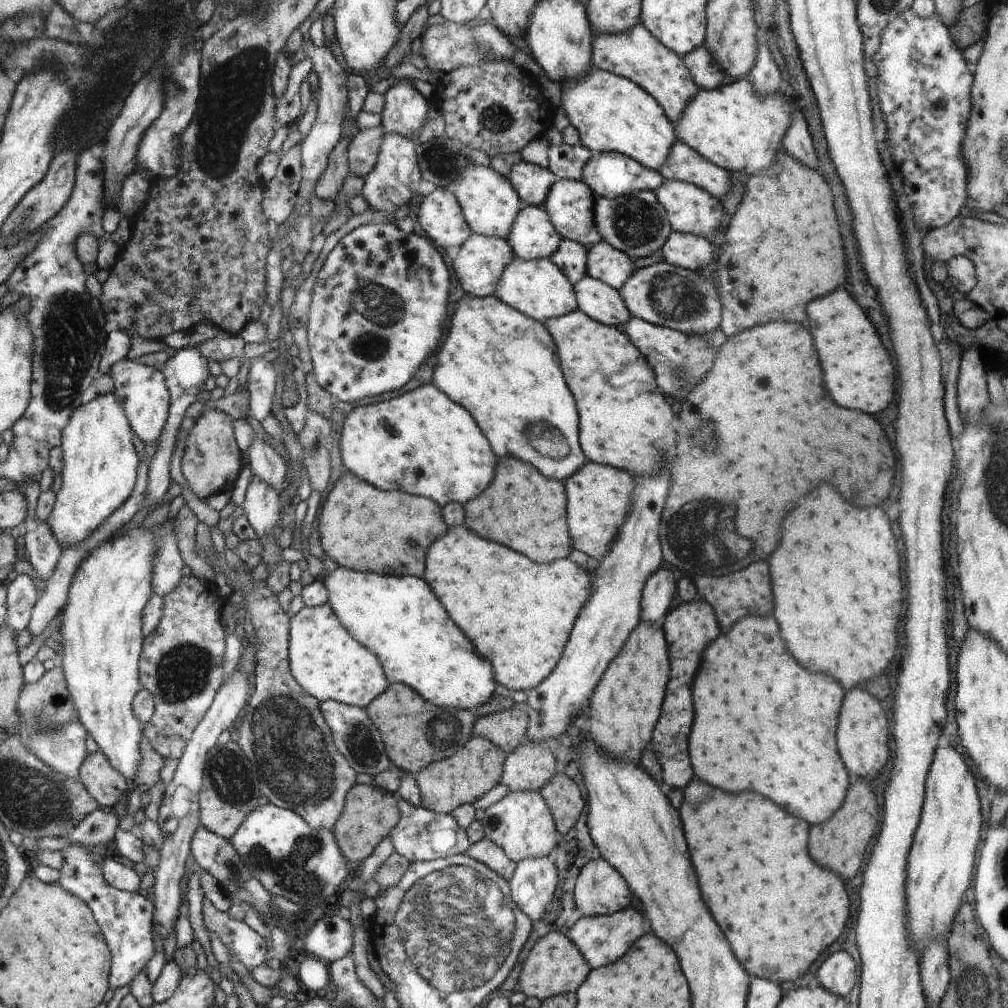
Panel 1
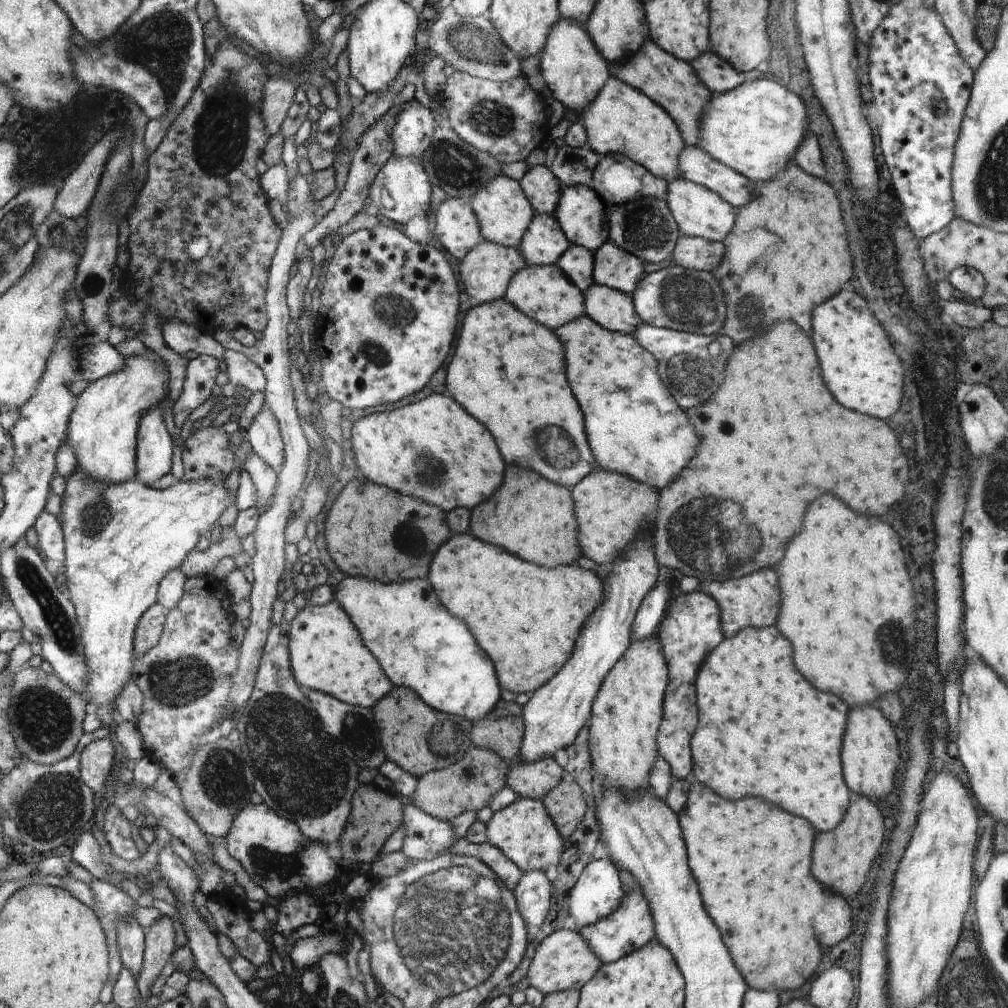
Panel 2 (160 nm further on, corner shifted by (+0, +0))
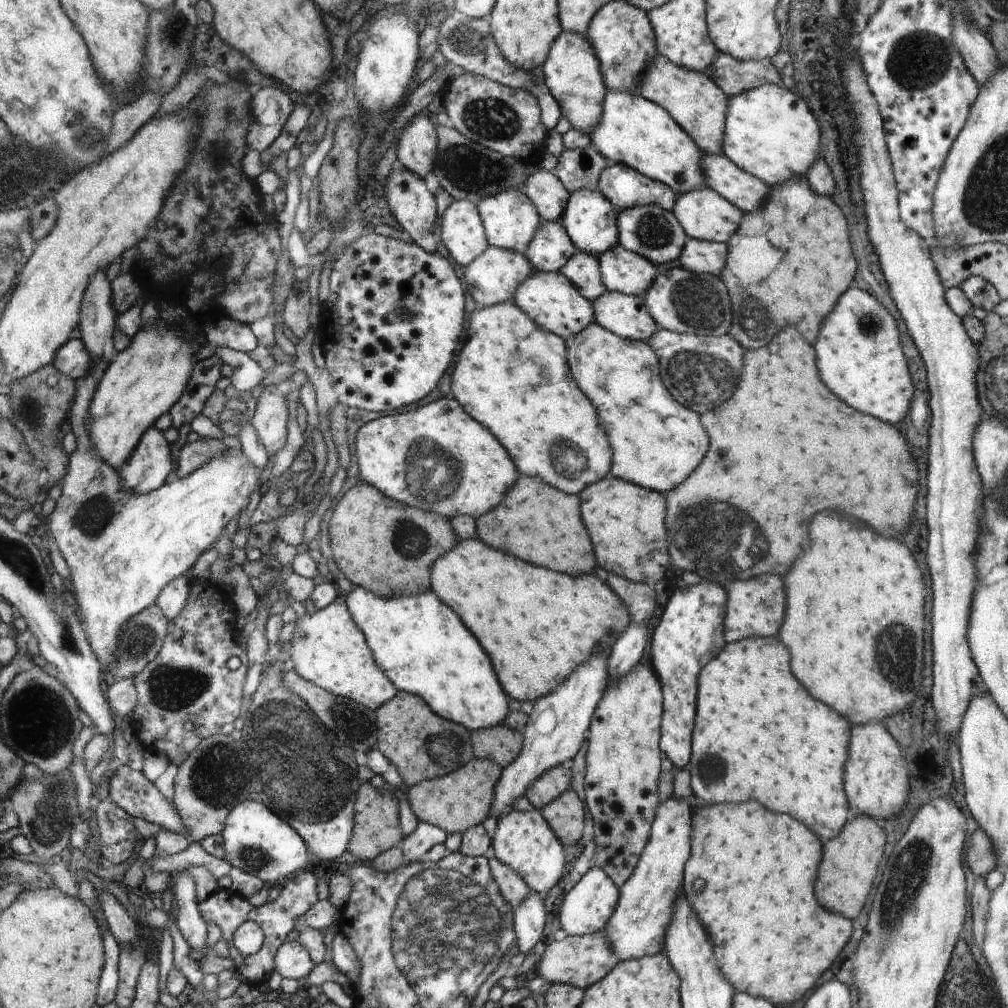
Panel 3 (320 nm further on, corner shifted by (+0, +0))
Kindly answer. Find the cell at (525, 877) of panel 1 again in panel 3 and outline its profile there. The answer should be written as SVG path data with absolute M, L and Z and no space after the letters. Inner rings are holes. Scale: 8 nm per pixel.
M531 892L513 910L513 927L516 935L515 946L528 954L542 938L546 924L546 913L538 893Z

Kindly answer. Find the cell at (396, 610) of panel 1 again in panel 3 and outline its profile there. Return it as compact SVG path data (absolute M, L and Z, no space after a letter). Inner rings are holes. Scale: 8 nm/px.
M353 586L345 602L348 610L356 614L356 622L360 622L359 629L368 634L367 643L371 647L375 661L384 666L384 674L392 678L398 691L423 698L443 719L459 723L471 732L490 729L502 724L507 718L506 694L502 692L502 686L496 680L490 658L484 654L478 640L468 632L462 620L434 591L400 598L384 598L364 587Z

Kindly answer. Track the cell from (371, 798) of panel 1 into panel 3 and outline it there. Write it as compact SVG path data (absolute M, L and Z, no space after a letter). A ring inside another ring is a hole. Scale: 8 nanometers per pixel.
M370 782L364 783L359 790L355 806L355 832L351 838L349 851L360 860L374 860L379 854L394 847L401 847L404 840L399 818L398 796L392 792L375 788Z

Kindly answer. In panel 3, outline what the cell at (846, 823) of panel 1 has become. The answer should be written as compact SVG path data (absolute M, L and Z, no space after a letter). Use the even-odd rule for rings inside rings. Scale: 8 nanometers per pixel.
M854 815L843 832L824 846L824 870L818 870L816 898L824 908L854 920L874 886L878 864L884 856L886 836L884 830L876 826L876 820L866 815Z

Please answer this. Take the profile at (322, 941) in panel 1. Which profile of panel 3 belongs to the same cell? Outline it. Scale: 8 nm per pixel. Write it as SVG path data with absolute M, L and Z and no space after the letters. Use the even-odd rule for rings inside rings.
M286 940L278 948L273 960L276 972L282 978L294 978L301 982L316 966L308 951L297 940Z

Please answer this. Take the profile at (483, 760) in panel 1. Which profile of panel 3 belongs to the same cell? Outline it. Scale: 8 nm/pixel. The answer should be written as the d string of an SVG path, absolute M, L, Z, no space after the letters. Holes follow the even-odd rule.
M474 756L467 765L455 770L454 773L448 773L443 777L431 778L427 781L419 782L418 785L411 786L406 799L418 820L437 826L448 834L454 834L454 832L464 834L466 830L474 825L482 825L483 820L491 815L491 802L494 801L495 786L501 776L502 768L493 760L486 757L477 759Z

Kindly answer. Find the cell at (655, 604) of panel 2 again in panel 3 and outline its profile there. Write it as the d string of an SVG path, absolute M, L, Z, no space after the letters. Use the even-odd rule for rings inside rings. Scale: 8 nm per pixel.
M632 623L622 637L610 646L607 658L607 675L609 682L623 679L642 658L646 648L646 627Z

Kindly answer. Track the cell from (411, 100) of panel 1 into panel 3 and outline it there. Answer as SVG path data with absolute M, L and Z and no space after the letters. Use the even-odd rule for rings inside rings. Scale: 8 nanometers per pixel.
M424 114L412 119L410 126L398 134L397 158L406 169L424 179L433 170L435 163L436 128Z

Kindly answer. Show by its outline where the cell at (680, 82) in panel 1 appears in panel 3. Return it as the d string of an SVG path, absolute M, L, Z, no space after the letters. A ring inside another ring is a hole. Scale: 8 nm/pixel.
M656 54L641 76L640 96L664 107L677 123L708 155L722 155L730 96L706 74L676 66L665 56Z

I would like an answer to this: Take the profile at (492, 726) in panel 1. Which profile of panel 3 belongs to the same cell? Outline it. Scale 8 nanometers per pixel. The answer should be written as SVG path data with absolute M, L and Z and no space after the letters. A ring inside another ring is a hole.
M500 724L490 729L473 731L471 742L477 759L486 757L503 768L512 764L521 753L522 732Z

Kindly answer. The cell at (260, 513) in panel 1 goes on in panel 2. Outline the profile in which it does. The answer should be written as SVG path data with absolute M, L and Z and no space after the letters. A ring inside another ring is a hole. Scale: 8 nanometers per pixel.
M255 451L248 453L243 466L257 491L257 502L254 507L263 507L272 499L277 486L277 474Z

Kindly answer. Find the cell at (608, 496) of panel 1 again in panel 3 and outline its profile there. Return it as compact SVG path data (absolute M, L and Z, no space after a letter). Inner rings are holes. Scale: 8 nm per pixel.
M608 475L596 482L596 486L588 486L578 498L584 498L584 522L592 530L592 542L596 542L602 568L635 583L646 583L650 578L654 582L662 580L671 563L667 528L664 528L667 516L664 493Z

